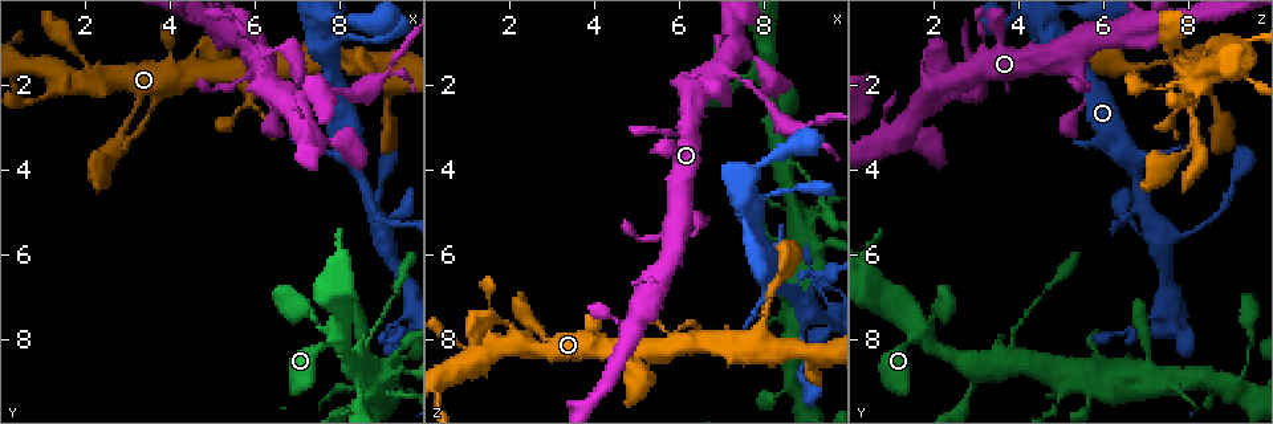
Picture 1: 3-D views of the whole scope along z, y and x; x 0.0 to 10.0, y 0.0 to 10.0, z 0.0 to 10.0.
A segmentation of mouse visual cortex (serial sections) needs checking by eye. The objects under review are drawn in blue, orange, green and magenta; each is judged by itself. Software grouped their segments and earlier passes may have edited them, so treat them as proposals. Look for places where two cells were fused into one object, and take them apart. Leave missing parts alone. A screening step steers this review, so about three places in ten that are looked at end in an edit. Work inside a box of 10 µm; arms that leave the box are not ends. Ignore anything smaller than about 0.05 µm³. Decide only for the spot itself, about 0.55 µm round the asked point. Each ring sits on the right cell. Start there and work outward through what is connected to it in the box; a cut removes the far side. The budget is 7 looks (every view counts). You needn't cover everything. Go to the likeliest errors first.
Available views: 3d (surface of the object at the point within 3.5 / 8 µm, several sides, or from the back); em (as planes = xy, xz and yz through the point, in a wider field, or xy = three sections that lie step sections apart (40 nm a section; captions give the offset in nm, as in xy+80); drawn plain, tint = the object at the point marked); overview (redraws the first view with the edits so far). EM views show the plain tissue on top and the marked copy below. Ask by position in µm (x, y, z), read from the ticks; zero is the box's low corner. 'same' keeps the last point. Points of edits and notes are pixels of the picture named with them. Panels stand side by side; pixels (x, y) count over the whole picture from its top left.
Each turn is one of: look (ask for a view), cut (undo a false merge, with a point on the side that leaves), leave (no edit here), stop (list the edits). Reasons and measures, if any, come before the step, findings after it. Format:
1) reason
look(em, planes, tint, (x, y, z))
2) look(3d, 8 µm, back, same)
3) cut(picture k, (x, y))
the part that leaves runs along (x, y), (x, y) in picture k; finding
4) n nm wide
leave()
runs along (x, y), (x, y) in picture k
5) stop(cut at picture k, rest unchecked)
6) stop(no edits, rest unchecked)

four arms meet
look(3d, 3.5 µm, (7.15, 2.30, 1.70))

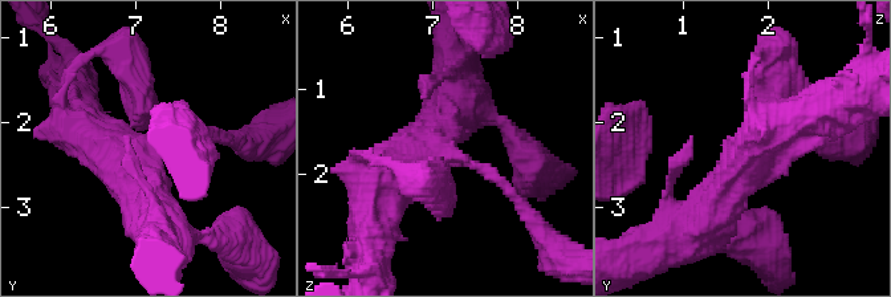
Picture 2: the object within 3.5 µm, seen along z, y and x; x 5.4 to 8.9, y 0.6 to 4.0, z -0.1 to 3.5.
4 arms
cut(picture 2, (503, 183))
the part that leaves runs along (455, 155), (508, 188), (545, 240) in picture 2; a second cell is stuck on

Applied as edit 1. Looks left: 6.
thick turns thin
look(3d, 3.5 µm, back, (2.95, 3.25, 8.25))

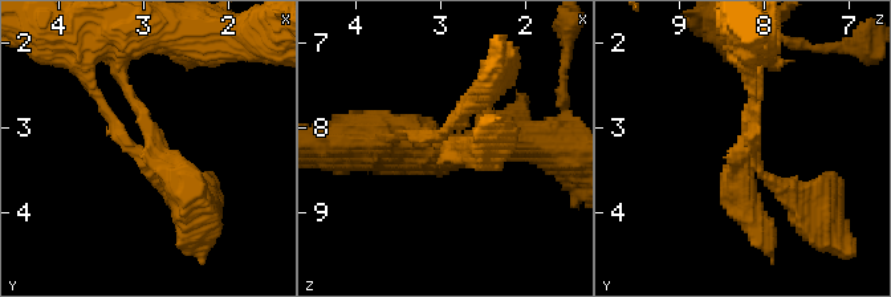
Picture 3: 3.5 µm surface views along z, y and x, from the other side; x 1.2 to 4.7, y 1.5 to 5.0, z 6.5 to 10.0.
3 arms; arms of 150, 200, 400 nm; shape alone is not enough
look(em, planes, tint, (2.95, 3.25, 8.20))

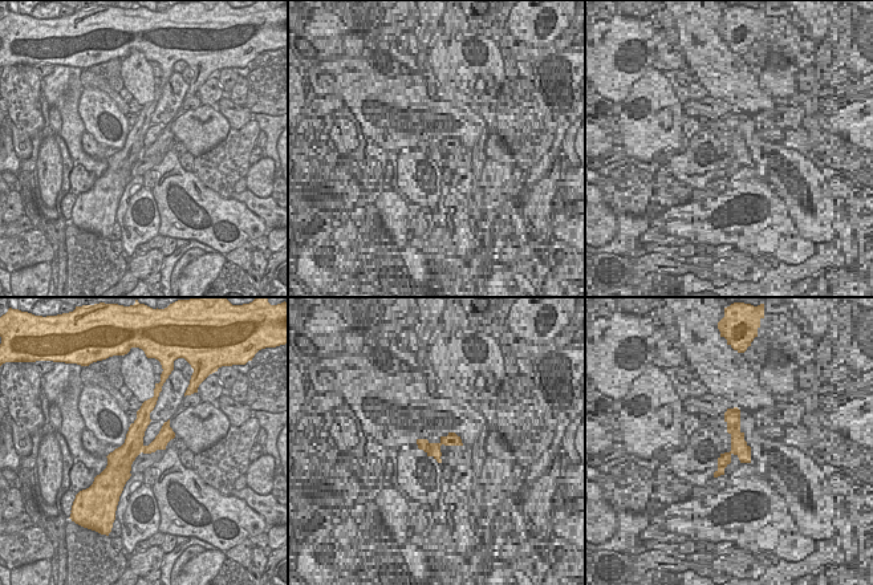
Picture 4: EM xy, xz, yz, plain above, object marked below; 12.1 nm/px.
leave()
runs along (149, 405), (121, 459), (121, 483) in picture 4; all the same cell

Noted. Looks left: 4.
small branch off a trunk
look(3d, 8 µm, (9.15, 8.85, 5.20))

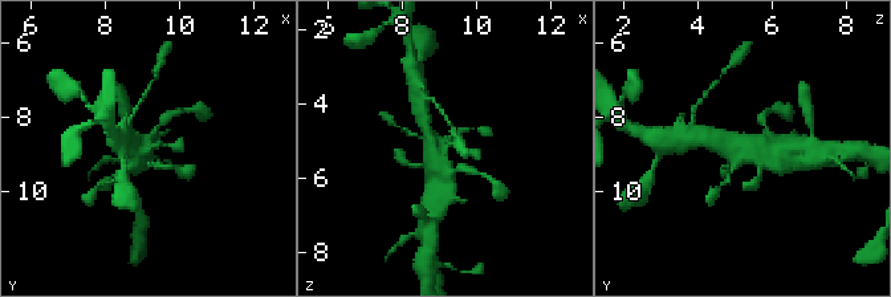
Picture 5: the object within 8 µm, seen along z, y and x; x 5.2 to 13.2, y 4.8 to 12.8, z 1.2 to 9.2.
look(em, planes, tint, same)

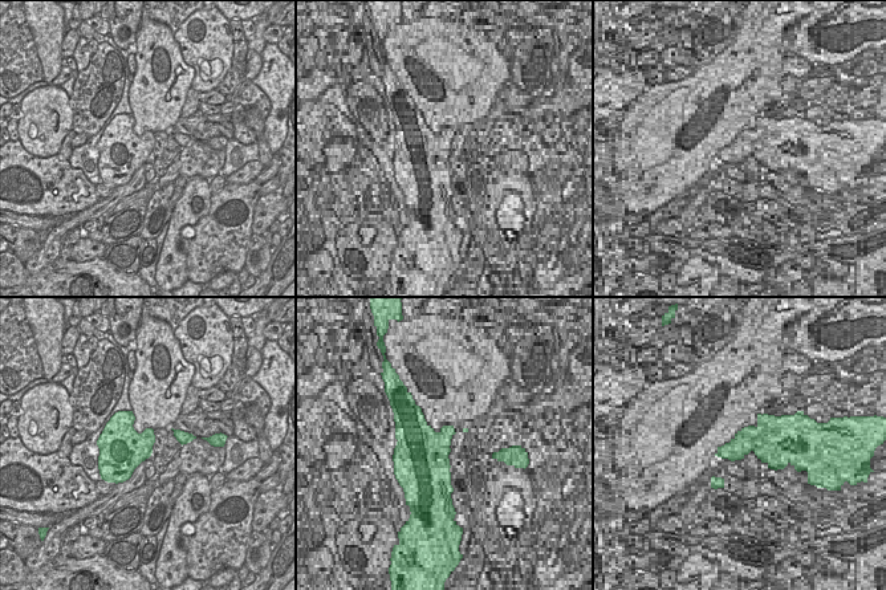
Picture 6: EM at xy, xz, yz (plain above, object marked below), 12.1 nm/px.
leave()
runs along (422, 122), (436, 162), (438, 194) in picture 5; continuous, no second cell

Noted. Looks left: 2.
stop(cut at picture 2, rest unchecked)

